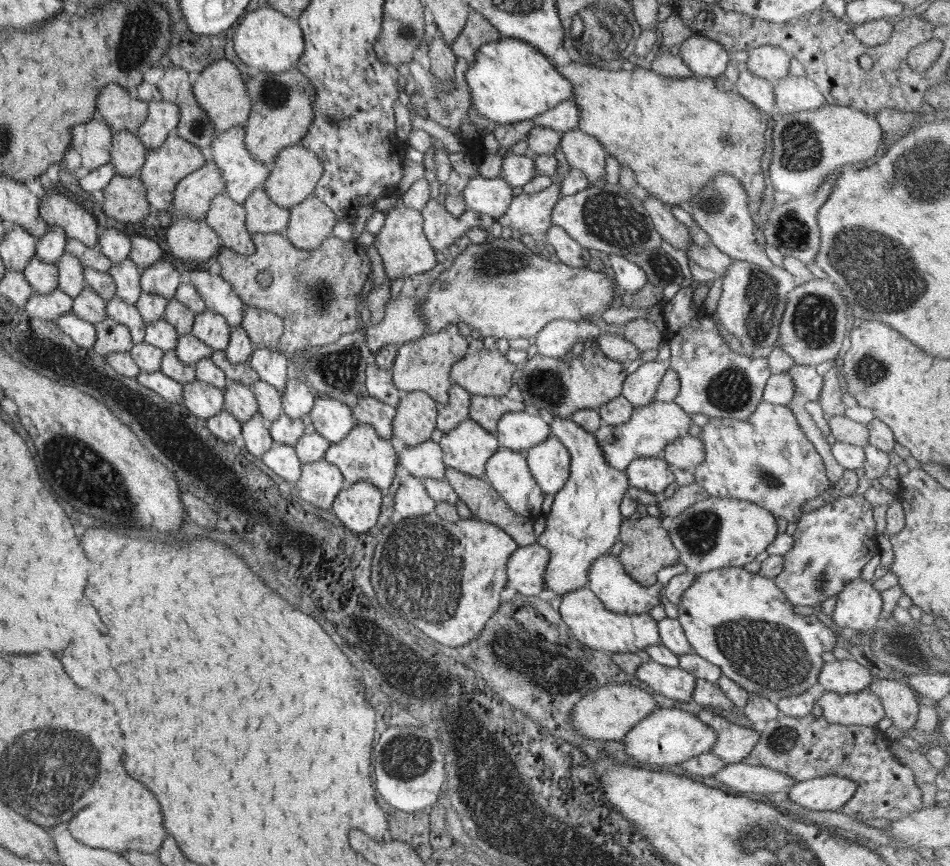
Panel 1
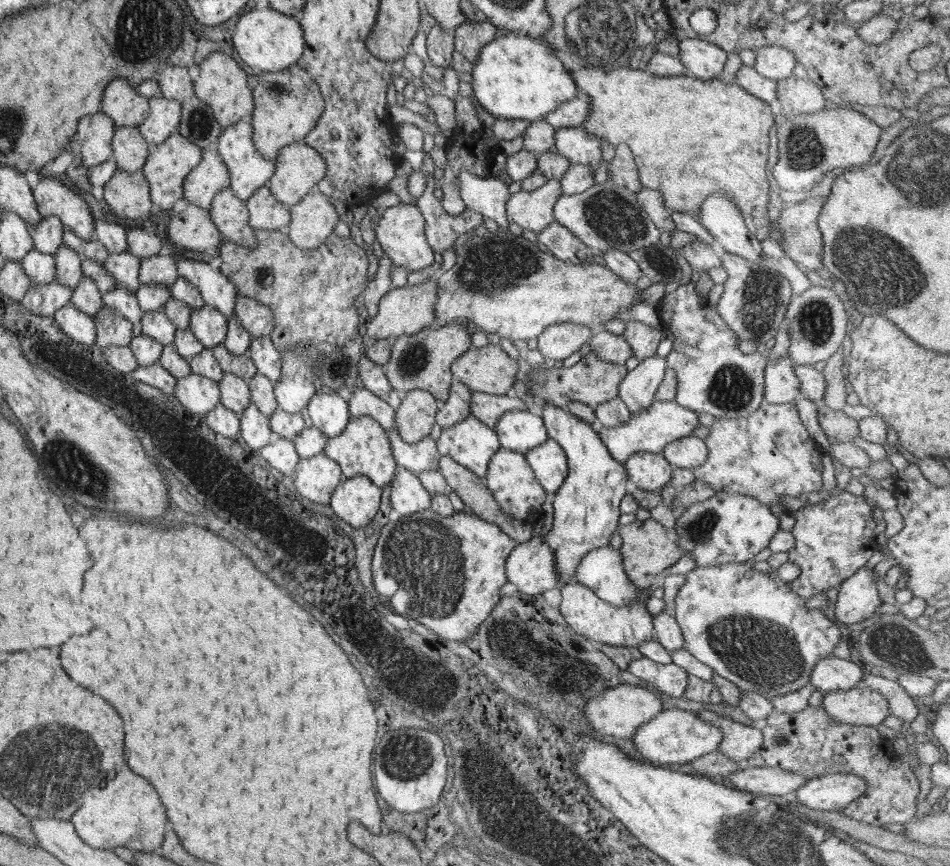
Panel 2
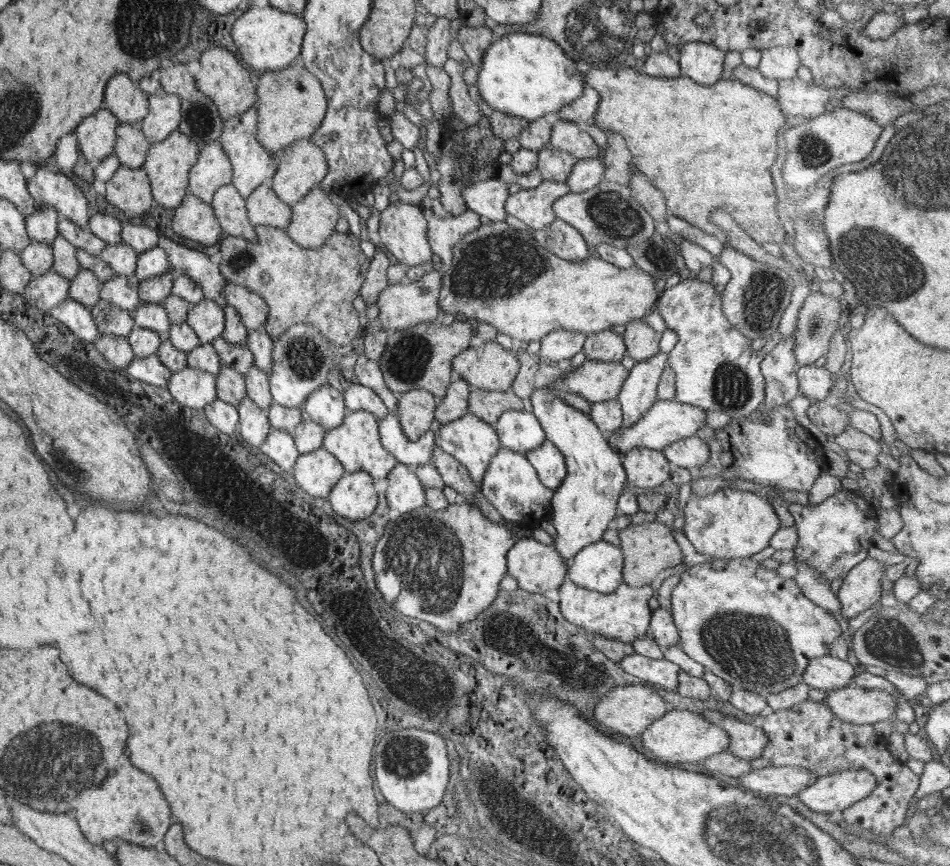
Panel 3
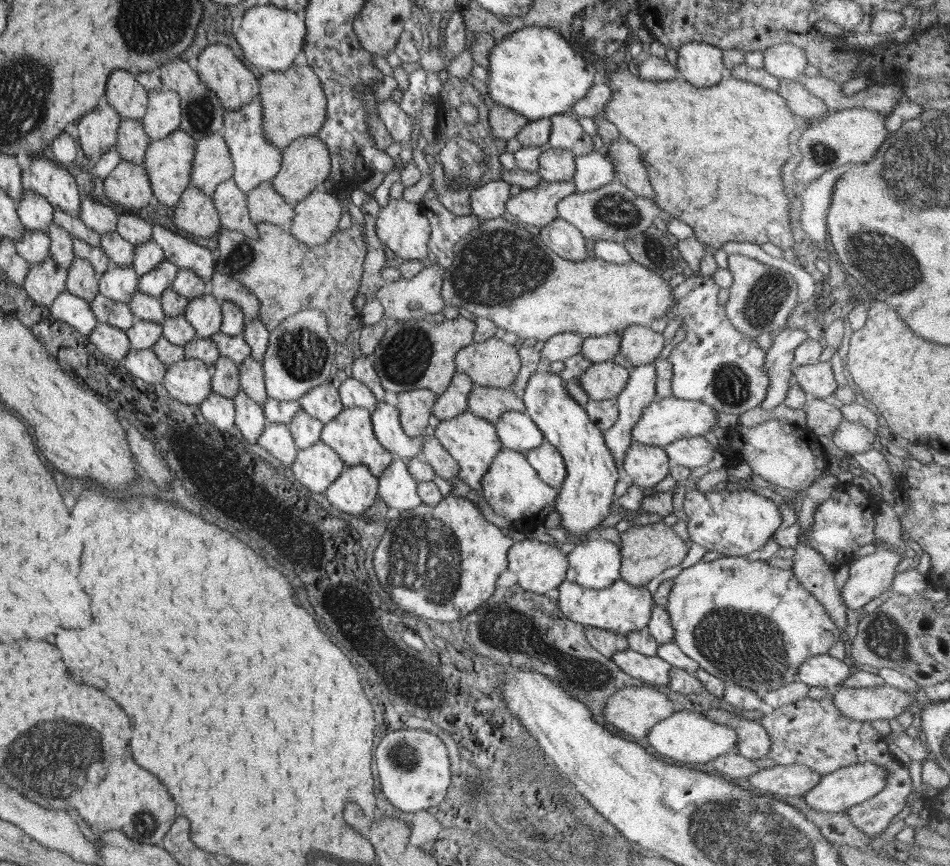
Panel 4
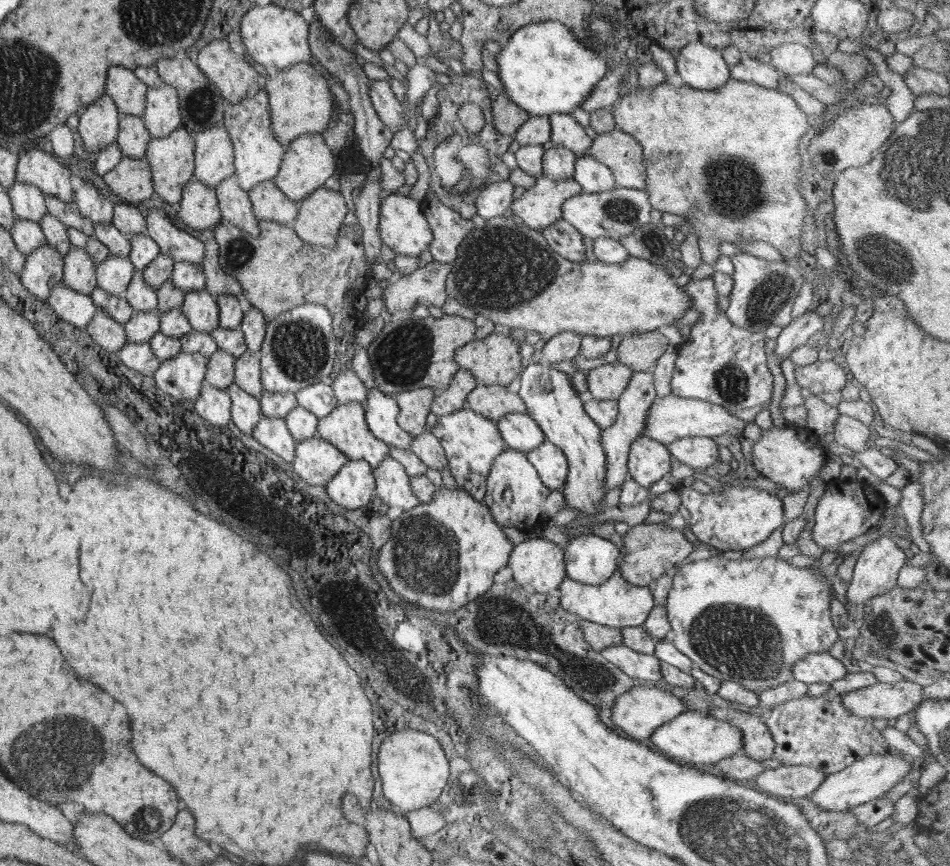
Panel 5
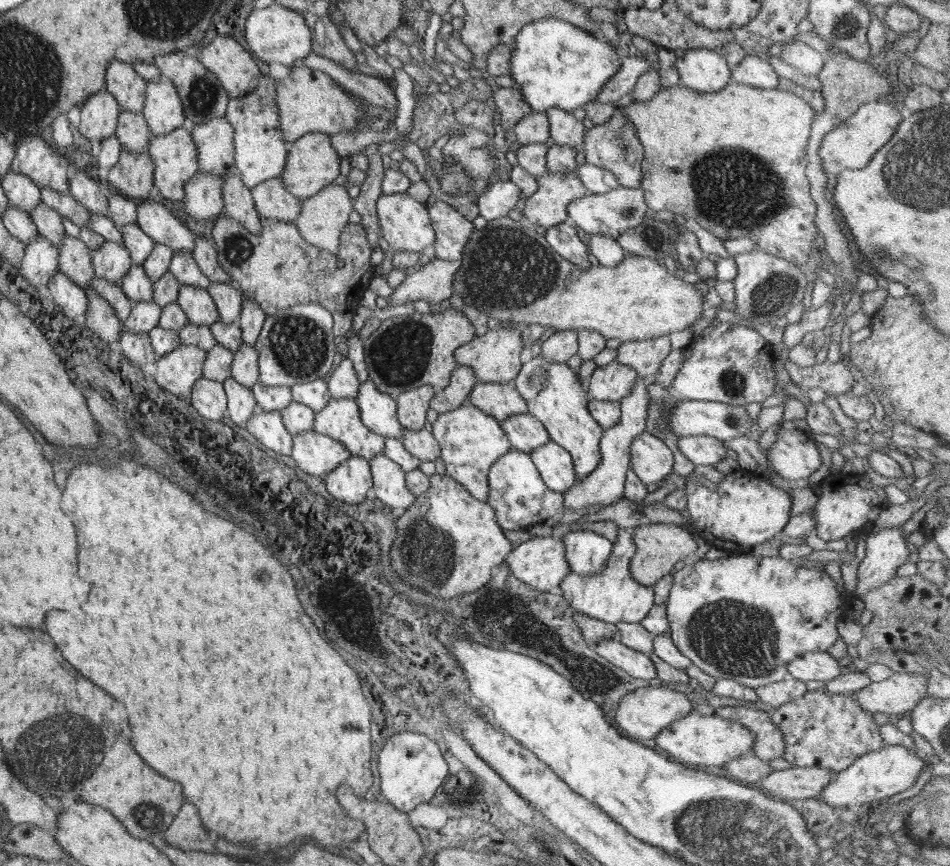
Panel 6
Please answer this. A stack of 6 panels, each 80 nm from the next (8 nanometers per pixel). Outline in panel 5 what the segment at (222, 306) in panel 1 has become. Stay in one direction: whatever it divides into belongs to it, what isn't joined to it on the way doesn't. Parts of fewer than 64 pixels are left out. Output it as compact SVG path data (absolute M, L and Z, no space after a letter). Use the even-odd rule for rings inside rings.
M150 208L146 214L146 234L156 241L160 252L171 256L174 262L191 262L203 266L204 243L186 231L177 228L162 209Z

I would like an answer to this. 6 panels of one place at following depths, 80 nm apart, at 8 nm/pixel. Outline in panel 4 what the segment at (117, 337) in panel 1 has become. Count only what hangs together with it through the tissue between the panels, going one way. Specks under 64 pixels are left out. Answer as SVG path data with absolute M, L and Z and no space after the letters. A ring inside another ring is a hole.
M101 293L90 303L98 323L107 322L120 330L128 330L136 321L136 316L126 303L110 300Z

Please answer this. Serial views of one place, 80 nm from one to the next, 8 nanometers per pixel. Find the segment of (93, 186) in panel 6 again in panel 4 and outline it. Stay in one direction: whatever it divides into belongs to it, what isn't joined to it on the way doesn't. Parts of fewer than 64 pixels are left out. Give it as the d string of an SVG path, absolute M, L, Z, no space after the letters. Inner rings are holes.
M82 194L82 204L80 204L80 219L84 225L100 235L110 234L117 231L118 218L114 209L105 206L101 201L95 201Z

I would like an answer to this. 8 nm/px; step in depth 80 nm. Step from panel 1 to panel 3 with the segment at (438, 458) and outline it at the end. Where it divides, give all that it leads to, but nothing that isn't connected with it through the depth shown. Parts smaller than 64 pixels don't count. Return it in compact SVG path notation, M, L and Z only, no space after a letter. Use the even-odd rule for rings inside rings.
M395 412L388 414L379 421L380 441L383 447L395 456L397 462L414 469L418 465L431 462L433 453L434 434L431 431L419 440L408 440L402 432L399 416Z

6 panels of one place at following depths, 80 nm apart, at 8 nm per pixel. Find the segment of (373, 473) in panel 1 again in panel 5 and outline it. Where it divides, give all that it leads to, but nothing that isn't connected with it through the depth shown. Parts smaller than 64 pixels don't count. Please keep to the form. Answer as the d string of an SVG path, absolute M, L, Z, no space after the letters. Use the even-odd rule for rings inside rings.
M358 401L338 403L332 412L329 412L324 418L319 419L317 424L317 433L325 438L330 444L344 453L350 460L365 460L374 468L378 463L389 454L389 446L383 441L378 440L370 432L366 424L365 407Z

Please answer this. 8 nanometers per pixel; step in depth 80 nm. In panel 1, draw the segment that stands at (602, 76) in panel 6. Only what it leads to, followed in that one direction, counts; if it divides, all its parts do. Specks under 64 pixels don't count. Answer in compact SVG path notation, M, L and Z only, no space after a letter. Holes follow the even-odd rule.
M502 37L498 41L483 44L466 72L474 108L496 125L531 121L540 114L574 96L573 84L556 70L555 63L537 48L517 38Z

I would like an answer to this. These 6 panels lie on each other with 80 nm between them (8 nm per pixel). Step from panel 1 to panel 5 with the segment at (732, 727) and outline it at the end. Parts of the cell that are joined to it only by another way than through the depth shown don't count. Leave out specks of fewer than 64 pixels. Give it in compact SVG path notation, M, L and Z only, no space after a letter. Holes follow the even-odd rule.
M735 710L716 712L716 716L720 716L720 720L728 721L728 724L736 725L743 732L741 753L757 761L773 758L776 743L764 718Z

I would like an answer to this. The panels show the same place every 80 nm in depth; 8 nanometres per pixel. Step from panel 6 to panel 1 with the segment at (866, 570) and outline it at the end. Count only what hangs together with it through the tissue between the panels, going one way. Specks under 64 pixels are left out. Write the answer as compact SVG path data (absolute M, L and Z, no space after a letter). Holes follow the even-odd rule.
M856 577L839 592L831 617L840 628L847 627L867 634L867 631L878 628L882 607L881 592L874 588L872 581Z

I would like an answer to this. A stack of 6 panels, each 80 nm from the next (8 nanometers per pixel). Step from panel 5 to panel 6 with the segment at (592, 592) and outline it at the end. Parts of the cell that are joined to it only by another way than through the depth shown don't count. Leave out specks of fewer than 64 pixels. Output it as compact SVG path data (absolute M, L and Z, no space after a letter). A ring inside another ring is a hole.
M619 528L612 552L605 567L595 575L569 573L560 583L563 597L573 611L588 615L590 618L616 624L617 622L640 623L648 614L654 602L654 589L634 580L631 573L631 558L636 550L631 529Z

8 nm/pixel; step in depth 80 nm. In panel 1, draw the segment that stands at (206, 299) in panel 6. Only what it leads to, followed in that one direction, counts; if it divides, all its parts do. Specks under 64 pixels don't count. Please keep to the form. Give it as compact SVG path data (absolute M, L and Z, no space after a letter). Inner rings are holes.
M206 309L195 313L193 329L190 333L210 348L225 350L229 343L231 326L221 314Z

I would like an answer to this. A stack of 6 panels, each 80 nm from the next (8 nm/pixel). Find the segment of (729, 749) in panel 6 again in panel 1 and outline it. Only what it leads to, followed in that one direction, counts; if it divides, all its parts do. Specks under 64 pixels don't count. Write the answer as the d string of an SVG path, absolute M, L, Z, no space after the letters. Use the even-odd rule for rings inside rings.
M659 707L640 720L622 741L626 745L626 754L644 767L653 764L680 764L702 753L712 751L713 744L716 742L716 731L711 725L704 724L684 710Z

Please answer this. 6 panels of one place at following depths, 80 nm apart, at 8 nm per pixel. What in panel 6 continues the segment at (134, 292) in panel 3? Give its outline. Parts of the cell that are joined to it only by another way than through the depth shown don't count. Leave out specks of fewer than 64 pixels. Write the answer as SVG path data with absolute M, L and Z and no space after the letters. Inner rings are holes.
M104 240L99 249L96 249L94 252L92 252L91 259L93 269L95 270L95 276L109 280L111 283L114 283L114 286L121 286L121 280L126 272L128 272L128 269L132 264L129 250L124 244L106 240Z

